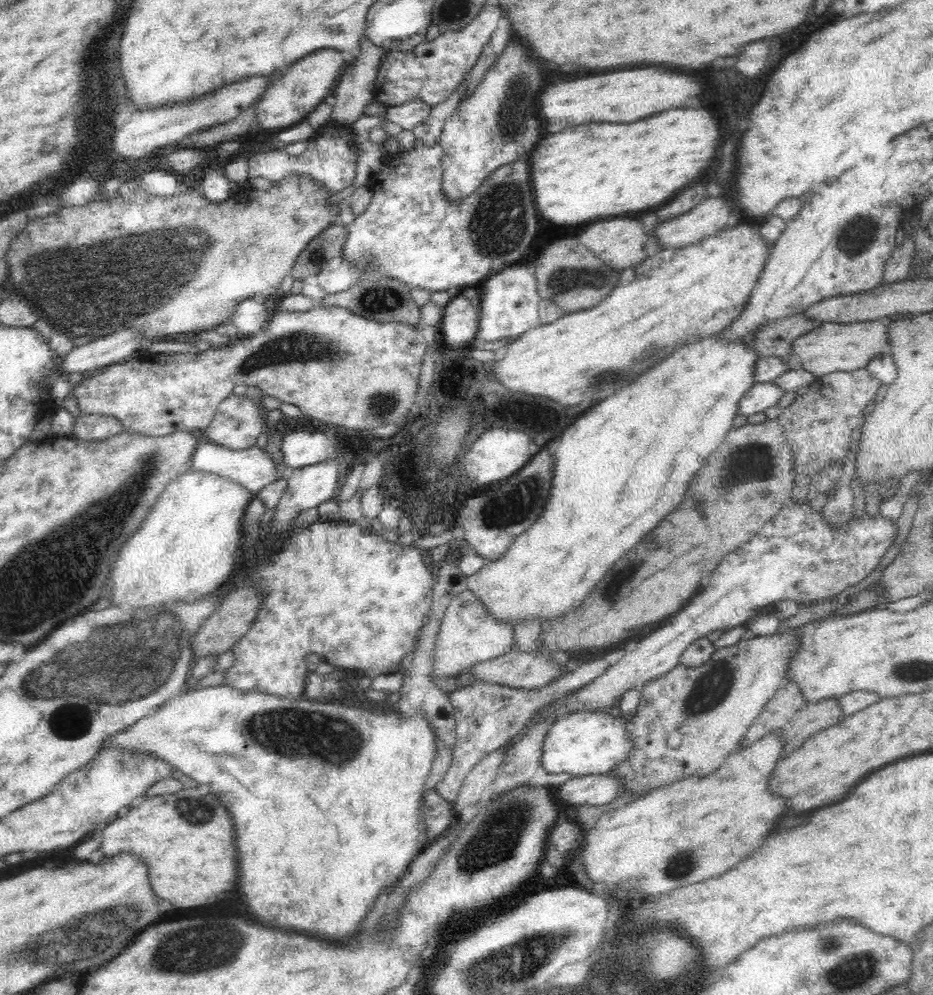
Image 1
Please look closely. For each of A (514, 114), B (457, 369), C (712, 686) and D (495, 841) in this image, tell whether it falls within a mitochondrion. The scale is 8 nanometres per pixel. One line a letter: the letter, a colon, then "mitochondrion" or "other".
A: mitochondrion
B: other
C: mitochondrion
D: mitochondrion

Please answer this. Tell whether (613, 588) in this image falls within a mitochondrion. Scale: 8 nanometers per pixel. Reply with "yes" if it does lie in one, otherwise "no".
yes

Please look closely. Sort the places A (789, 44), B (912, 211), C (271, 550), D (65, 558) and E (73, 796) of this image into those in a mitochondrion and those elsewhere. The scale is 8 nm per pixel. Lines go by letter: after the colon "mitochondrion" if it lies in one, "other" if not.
A: other
B: other
C: other
D: mitochondrion
E: other

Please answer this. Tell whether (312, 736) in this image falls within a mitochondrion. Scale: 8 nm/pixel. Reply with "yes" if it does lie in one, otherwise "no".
yes

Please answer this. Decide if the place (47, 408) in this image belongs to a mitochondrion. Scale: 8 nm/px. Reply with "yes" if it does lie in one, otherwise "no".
no

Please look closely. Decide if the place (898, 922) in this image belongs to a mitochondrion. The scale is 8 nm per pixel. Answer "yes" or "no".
no

